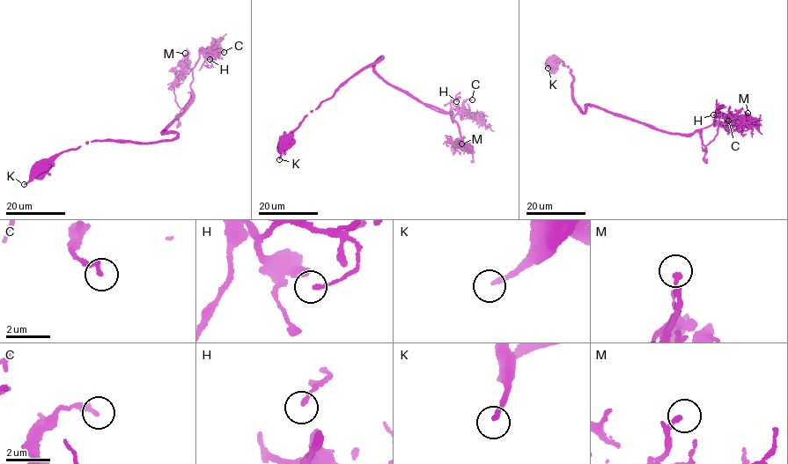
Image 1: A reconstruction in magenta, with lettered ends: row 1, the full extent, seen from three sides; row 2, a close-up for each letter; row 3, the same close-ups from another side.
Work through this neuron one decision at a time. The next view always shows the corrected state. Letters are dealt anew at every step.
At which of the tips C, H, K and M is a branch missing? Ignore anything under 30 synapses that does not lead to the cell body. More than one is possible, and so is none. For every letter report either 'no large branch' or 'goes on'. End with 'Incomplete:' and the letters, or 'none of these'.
C: no large branch
H: no large branch
K: no large branch
M: no large branch
Incomplete: none of these

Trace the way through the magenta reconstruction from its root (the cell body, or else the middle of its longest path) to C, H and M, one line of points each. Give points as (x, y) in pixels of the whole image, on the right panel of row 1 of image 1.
C: (553, 63), (571, 69), (572, 95), (584, 113), (593, 105), (686, 136), (712, 123), (720, 106), (728, 121)
H: (553, 63), (571, 69), (572, 95), (584, 113), (593, 105), (686, 136), (712, 123), (721, 107), (713, 114)
M: (553, 63), (571, 69), (584, 113), (593, 105), (665, 131), (696, 131), (704, 145), (718, 127), (747, 113)

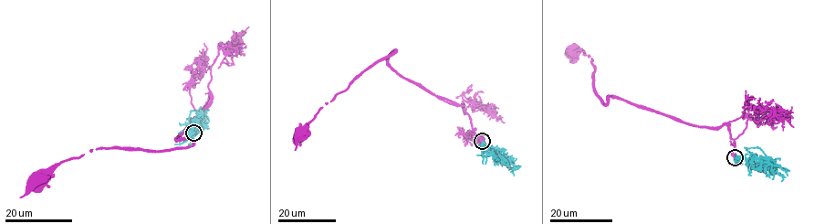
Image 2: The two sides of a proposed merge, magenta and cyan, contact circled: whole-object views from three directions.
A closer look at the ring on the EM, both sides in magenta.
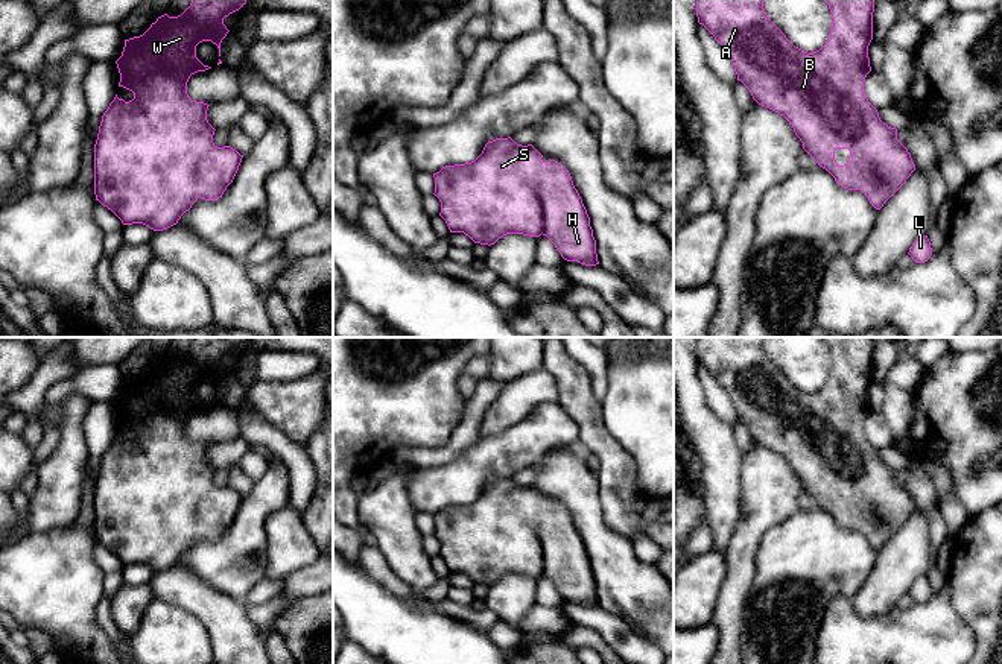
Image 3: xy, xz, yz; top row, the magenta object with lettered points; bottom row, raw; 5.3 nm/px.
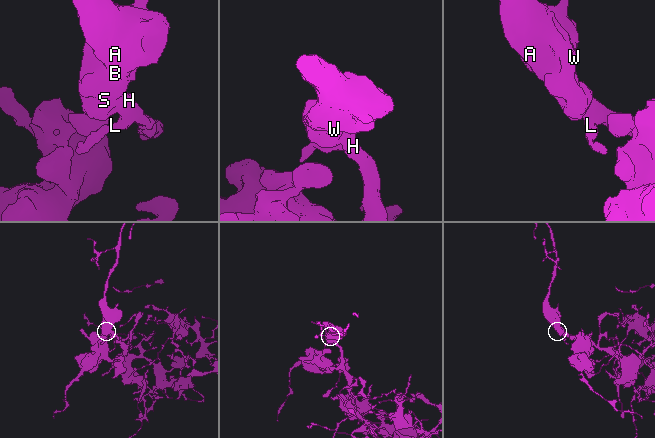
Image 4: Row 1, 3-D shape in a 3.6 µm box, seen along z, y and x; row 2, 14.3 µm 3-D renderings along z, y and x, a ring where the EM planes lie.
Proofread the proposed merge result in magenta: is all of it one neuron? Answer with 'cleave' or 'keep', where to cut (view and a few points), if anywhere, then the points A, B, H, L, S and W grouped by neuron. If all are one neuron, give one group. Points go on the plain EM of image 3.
keep | no cut | A B H L S W

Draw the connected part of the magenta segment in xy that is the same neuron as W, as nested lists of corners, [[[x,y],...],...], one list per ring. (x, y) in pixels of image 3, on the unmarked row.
[[[193,337],[190,346],[178,357],[169,357],[167,354],[157,359],[155,363],[151,365],[151,368],[140,377],[134,377],[129,380],[125,380],[125,387],[122,392],[122,397],[116,401],[119,413],[120,413],[120,422],[119,427],[123,427],[134,433],[134,439],[129,442],[125,442],[123,439],[119,439],[117,435],[114,441],[109,444],[108,450],[102,456],[102,462],[99,466],[97,480],[94,485],[94,535],[96,541],[99,541],[103,547],[111,550],[123,565],[132,565],[132,564],[143,564],[149,567],[154,571],[163,571],[178,564],[181,556],[192,549],[192,545],[201,538],[205,541],[216,541],[222,538],[227,527],[233,523],[239,506],[242,503],[243,495],[240,495],[236,489],[231,486],[217,488],[213,483],[214,468],[207,460],[207,450],[210,445],[204,442],[192,441],[187,435],[187,422],[192,415],[198,412],[205,412],[211,407],[204,406],[196,398],[196,386],[202,381],[211,381],[219,389],[220,397],[220,383],[230,372],[227,366],[224,365],[224,359],[230,354],[239,351],[251,337]]]

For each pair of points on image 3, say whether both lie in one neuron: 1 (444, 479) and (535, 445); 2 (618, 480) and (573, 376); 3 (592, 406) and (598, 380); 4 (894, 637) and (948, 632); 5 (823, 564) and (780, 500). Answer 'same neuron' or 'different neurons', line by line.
1: same neuron
2: same neuron
3: different neurons
4: same neuron
5: different neurons

